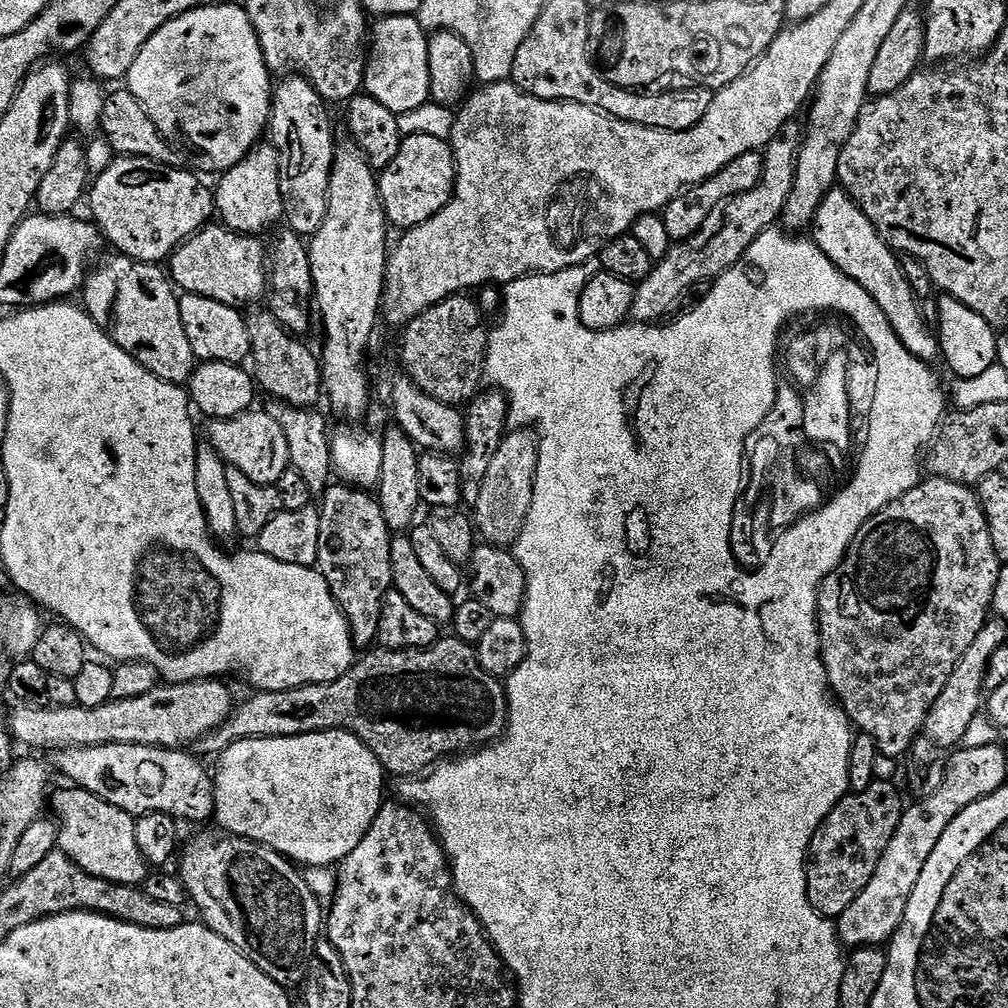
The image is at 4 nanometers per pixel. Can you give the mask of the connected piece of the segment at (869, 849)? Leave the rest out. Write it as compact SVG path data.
M873 780L872 785L866 790L852 792L841 798L834 806L834 810L830 810L822 826L818 826L812 844L808 847L806 867L808 869L808 897L814 910L820 915L839 918L848 909L850 902L854 902L854 898L858 898L858 894L866 890L870 878L874 878L874 870L878 870L878 862L886 846L890 846L890 838L894 838L898 830L898 822L904 816L906 800L900 797L896 786L891 780Z

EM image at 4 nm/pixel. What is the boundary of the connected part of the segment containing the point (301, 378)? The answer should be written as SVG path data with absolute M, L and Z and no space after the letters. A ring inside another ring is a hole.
M267 310L261 312L247 313L248 329L250 330L250 346L252 354L250 357L250 371L258 385L261 393L269 392L267 395L273 400L281 400L283 404L289 404L295 408L312 408L319 400L322 400L322 389L324 377L322 375L322 364L316 356L303 344L299 335L288 332L274 318L274 314Z

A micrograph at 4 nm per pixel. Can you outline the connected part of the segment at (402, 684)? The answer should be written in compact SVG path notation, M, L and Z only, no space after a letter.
M438 638L432 643L431 648L408 648L405 652L393 652L391 650L368 650L363 653L364 656L353 663L352 668L342 678L338 678L329 684L307 684L301 688L291 688L285 692L261 692L257 691L256 696L249 700L244 700L235 705L230 714L230 718L221 728L215 728L210 734L206 734L201 740L195 741L194 752L197 757L204 756L219 757L220 753L226 751L235 740L253 740L254 738L282 738L283 736L301 736L311 732L321 730L343 730L354 734L362 741L369 750L378 758L378 762L384 768L385 773L396 775L396 778L412 778L425 770L431 769L437 762L451 757L453 754L464 754L477 746L487 746L500 739L508 726L508 698L506 688L497 677L491 676L476 660L476 649L471 644L462 642L455 638Z

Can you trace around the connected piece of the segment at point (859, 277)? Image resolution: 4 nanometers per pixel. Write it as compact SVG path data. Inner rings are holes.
M837 186L826 194L814 224L815 227L810 232L811 239L815 240L822 254L826 254L830 262L834 262L838 270L842 270L842 274L854 278L854 282L858 282L858 286L862 286L862 290L866 290L866 294L870 294L874 302L878 302L878 310L886 314L902 346L906 346L910 354L925 362L932 362L935 356L939 357L941 348L937 333L928 329L928 324L920 313L921 301L906 278L901 257L880 237L870 218L866 218L863 210L849 198L843 188Z

